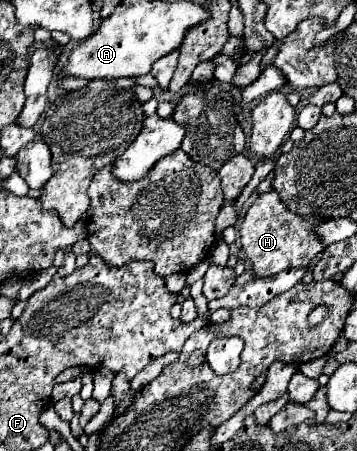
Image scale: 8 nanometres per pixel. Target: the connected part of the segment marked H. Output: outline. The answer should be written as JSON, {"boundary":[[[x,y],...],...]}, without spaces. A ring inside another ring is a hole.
{"boundary":[[[274,189],[260,193],[256,201],[248,207],[240,225],[242,251],[246,253],[246,259],[250,261],[256,277],[270,277],[292,267],[308,267],[308,263],[324,251],[324,245],[314,231],[320,221],[324,219],[316,215],[300,217],[298,213],[292,213]]]}

